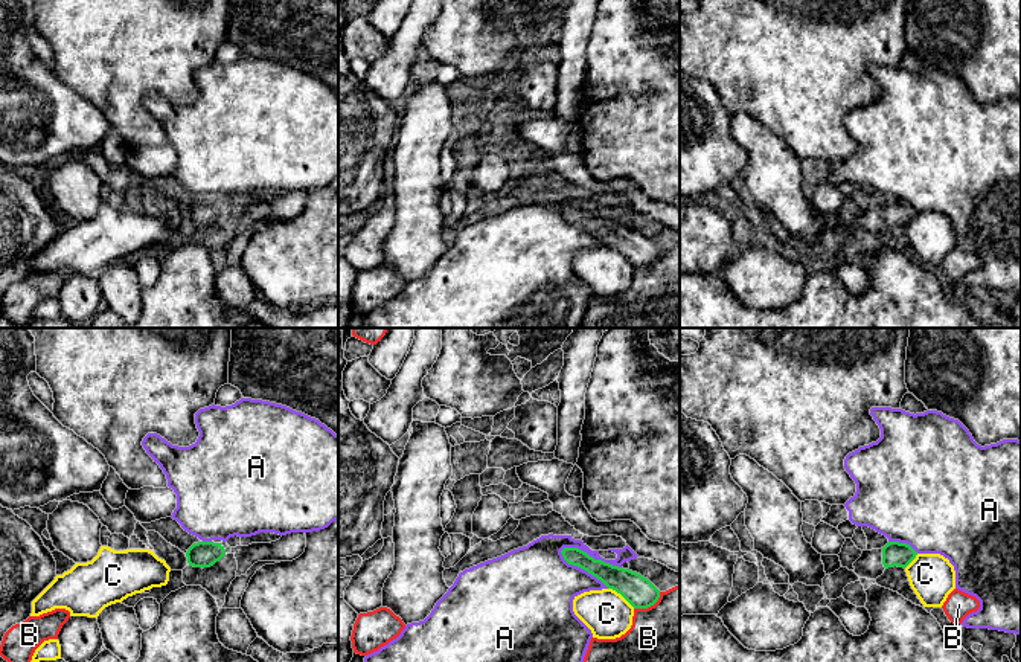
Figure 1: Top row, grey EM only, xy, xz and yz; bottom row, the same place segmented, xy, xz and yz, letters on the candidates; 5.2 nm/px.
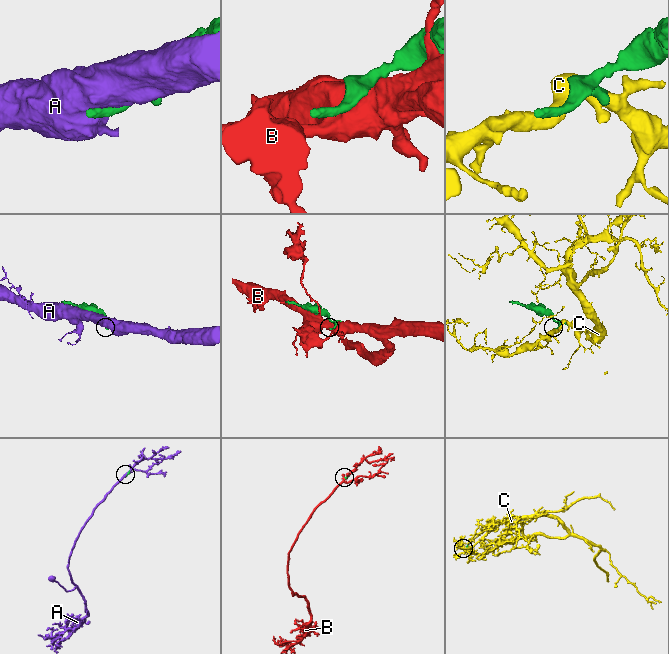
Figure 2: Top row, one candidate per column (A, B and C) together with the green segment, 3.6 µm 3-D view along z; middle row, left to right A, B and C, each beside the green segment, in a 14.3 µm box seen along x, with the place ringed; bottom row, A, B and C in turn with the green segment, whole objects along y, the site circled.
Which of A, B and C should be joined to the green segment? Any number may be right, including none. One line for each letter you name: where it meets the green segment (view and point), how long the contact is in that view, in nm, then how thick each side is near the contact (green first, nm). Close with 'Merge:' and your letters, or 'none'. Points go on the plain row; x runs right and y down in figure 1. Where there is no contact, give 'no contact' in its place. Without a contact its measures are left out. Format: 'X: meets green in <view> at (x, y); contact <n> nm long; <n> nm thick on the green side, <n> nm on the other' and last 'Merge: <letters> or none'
Merge: none

